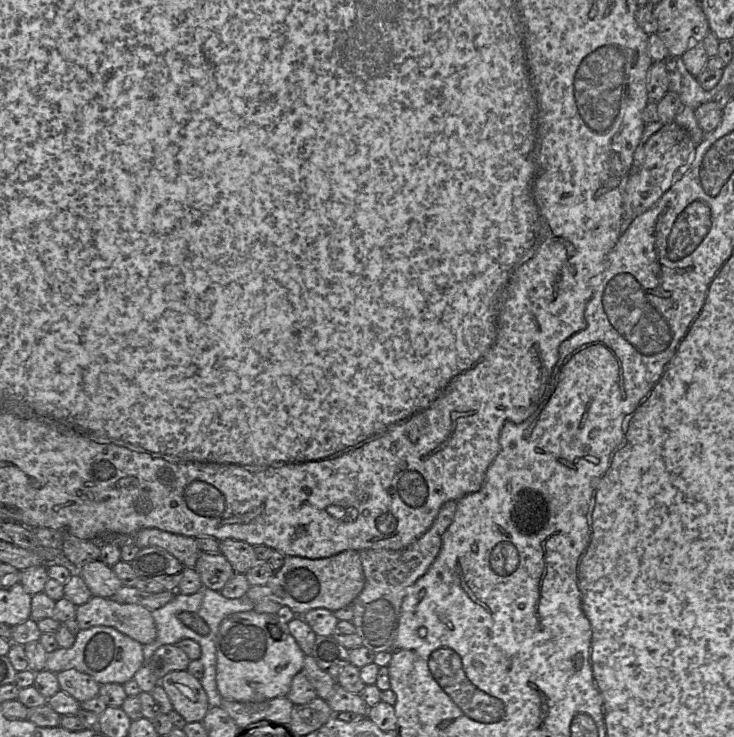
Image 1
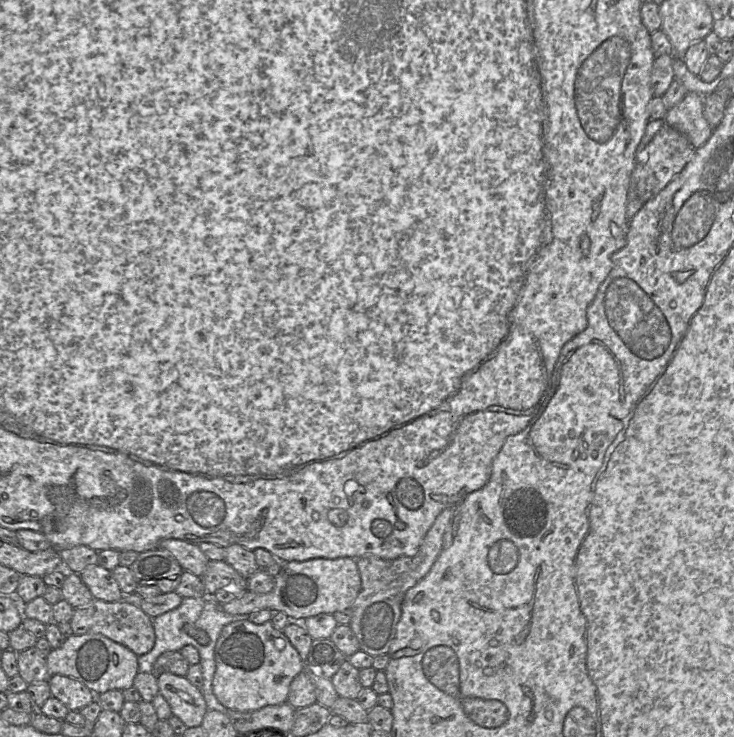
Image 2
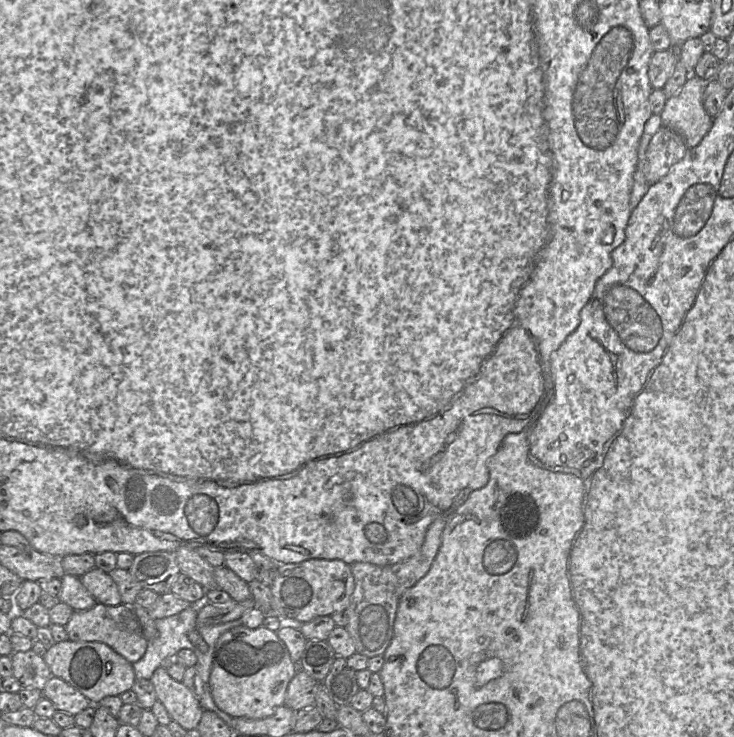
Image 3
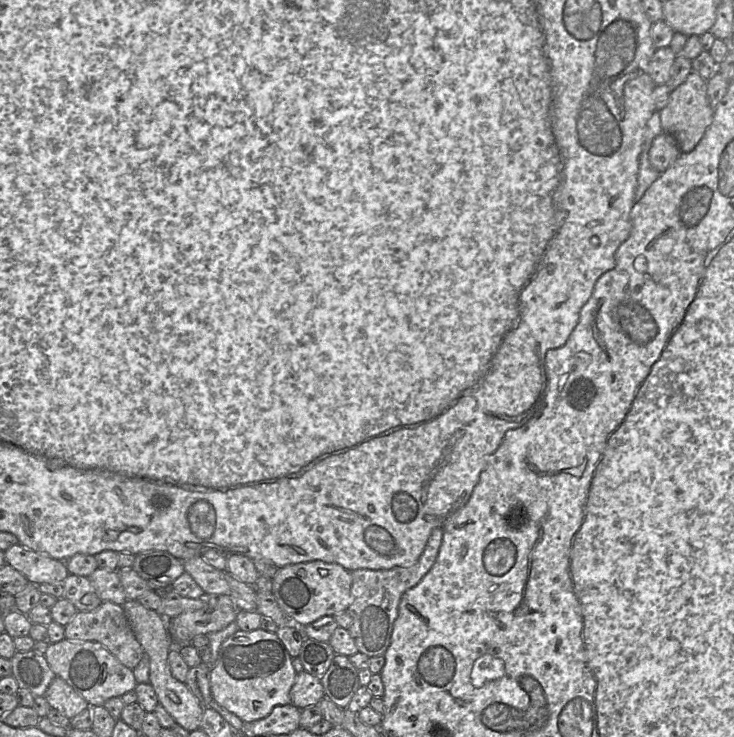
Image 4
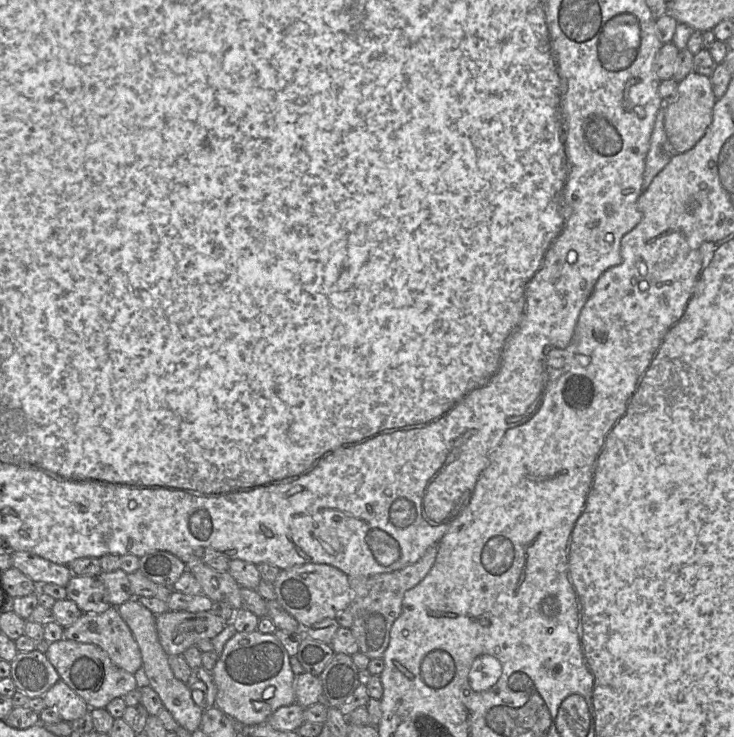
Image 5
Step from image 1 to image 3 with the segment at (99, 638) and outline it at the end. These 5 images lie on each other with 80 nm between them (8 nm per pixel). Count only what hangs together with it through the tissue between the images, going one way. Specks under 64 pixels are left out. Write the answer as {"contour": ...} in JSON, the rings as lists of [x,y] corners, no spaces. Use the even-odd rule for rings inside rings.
{"contour":[[[62,641],[47,649],[43,659],[53,676],[64,680],[97,705],[108,696],[120,696],[131,690],[136,680],[133,665],[109,646],[101,642]]]}

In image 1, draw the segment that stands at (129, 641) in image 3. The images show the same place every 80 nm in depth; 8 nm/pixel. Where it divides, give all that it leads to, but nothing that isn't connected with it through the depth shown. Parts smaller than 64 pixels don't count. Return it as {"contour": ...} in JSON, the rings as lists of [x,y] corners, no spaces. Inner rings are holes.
{"contour":[[[92,596],[76,608],[75,620],[81,630],[111,627],[142,645],[156,639],[152,611],[137,604],[118,603],[110,598]]]}

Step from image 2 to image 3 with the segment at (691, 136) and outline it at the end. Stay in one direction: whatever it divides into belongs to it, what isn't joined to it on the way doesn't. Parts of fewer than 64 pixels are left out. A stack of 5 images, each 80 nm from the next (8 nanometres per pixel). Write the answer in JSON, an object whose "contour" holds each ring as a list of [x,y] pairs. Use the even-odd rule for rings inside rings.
{"contour":[[[691,74],[681,90],[670,97],[660,114],[663,127],[668,127],[680,133],[688,148],[696,147],[712,126],[713,118],[708,115],[703,105],[703,94],[706,81]]]}

